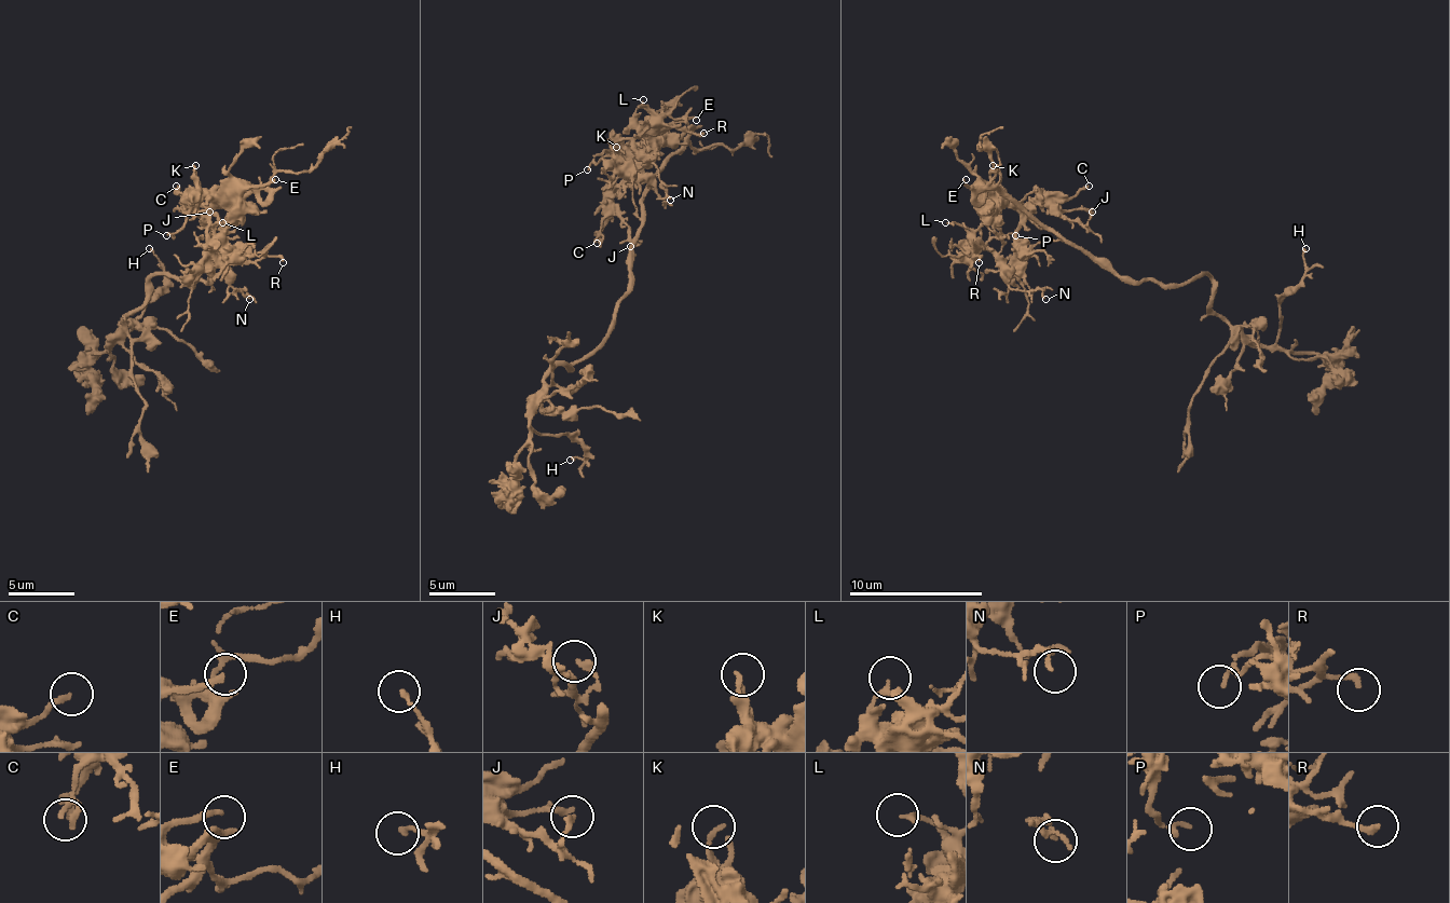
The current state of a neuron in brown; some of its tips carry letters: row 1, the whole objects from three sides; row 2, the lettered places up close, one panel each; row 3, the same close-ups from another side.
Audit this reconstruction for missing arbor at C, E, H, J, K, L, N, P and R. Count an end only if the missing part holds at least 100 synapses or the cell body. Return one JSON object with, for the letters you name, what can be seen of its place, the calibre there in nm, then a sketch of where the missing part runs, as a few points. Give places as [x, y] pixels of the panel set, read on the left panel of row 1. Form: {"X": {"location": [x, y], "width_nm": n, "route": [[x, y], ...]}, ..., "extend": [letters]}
{"E": {"location": [275, 179], "width_nm": 200}, "extend": ["E"]}

